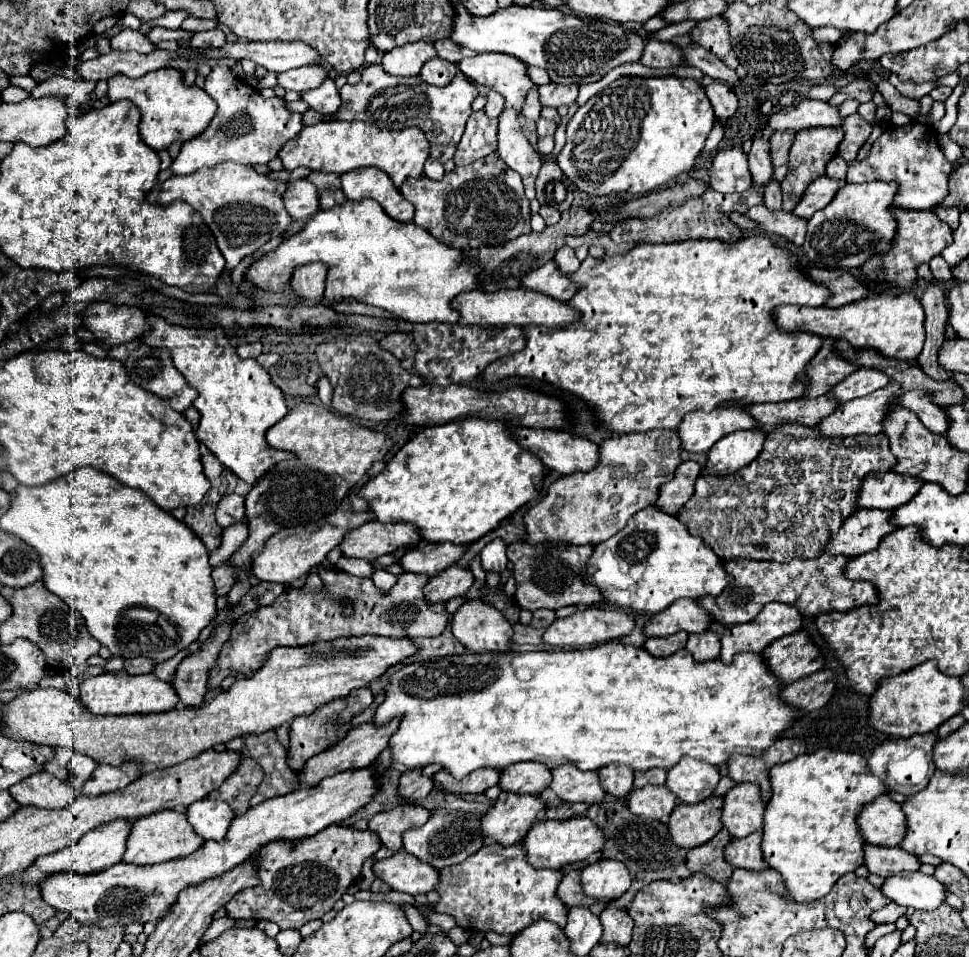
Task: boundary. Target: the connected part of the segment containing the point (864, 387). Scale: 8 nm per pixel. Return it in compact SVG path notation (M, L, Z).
M857 369L853 375L849 375L847 379L843 379L841 383L837 383L837 387L833 387L833 395L845 403L845 401L851 401L851 399L857 399L857 397L865 397L885 385L889 385L891 379L877 371L877 369Z

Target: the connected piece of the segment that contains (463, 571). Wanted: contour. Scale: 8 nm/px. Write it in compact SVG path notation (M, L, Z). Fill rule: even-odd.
M451 565L449 569L445 569L429 579L429 583L425 585L425 595L427 595L429 603L439 603L439 601L445 603L453 597L463 597L469 591L469 587L473 585L473 581L475 581L475 577L473 577L471 569Z

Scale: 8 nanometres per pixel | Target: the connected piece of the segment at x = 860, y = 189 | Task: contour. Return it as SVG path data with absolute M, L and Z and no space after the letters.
M871 181L863 185L845 185L835 199L809 219L803 251L813 267L829 267L853 271L873 255L883 255L891 249L897 235L897 221L891 205L897 193L895 181Z

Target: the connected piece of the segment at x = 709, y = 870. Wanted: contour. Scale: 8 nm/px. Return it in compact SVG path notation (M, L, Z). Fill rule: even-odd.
M721 829L709 843L691 849L685 865L691 873L705 873L717 883L729 883L733 867L725 861L725 847L731 839L731 833L727 829Z

